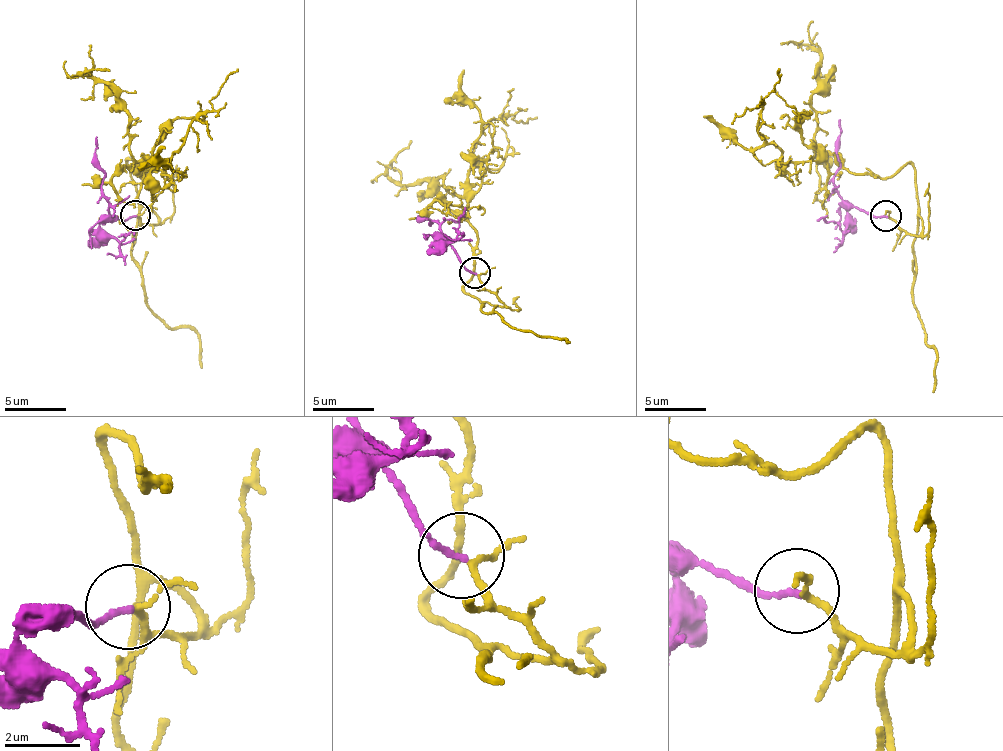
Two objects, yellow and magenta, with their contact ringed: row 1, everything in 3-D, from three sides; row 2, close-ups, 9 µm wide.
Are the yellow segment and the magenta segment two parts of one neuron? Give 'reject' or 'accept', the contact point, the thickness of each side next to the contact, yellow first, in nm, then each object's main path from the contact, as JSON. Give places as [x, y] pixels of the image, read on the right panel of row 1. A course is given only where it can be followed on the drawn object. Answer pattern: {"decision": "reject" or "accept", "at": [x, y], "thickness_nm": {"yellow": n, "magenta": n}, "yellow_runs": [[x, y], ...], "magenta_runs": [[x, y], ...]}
{"decision": "accept", "at": [886, 216], "thickness_nm": {"yellow": 130, "magenta": 160}, "yellow_runs": [[888, 218], [919, 232], [909, 163], [817, 159], [819, 190], [822, 161], [784, 173], [759, 126], [779, 69]], "magenta_runs": [[885, 215], [871, 215], [841, 197], [834, 185], [839, 120]]}

